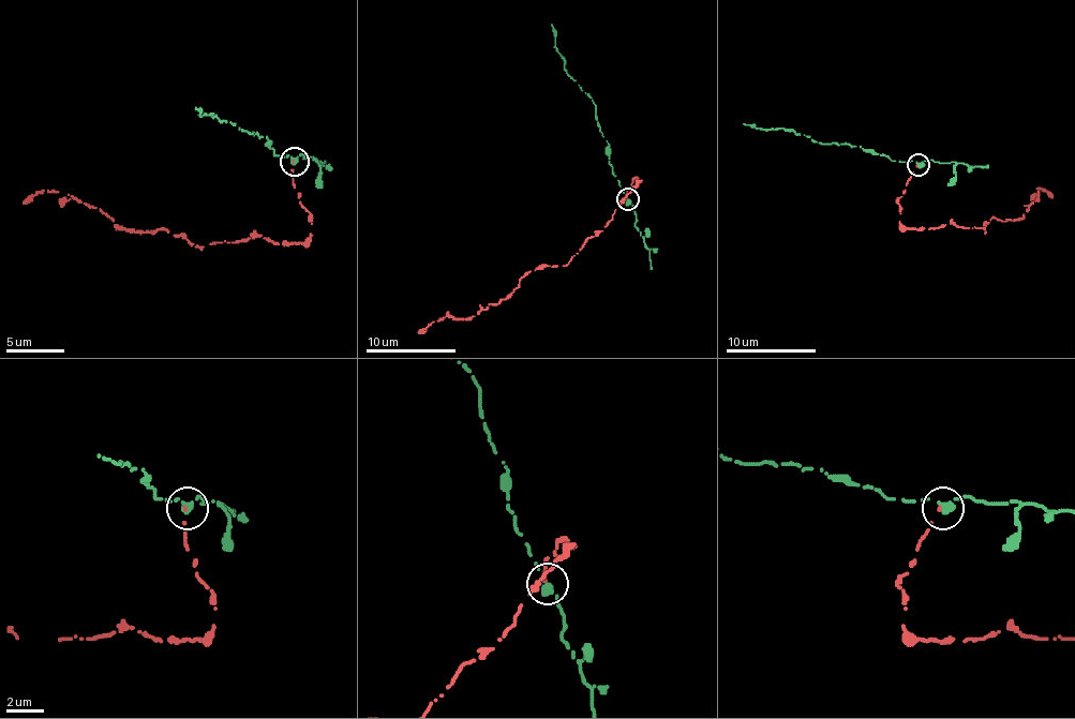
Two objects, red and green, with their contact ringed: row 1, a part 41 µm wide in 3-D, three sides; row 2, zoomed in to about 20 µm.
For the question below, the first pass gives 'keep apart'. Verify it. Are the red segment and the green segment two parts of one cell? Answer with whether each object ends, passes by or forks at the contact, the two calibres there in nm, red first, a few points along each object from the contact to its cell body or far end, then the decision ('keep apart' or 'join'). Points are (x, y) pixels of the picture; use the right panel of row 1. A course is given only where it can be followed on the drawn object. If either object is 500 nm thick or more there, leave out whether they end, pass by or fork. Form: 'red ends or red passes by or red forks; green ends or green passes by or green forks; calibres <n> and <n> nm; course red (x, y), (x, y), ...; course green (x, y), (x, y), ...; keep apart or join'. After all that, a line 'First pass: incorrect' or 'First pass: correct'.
red ends; green ends; calibres 130 and 400 nm; course red (916, 164), (899, 198), (906, 227), (951, 223), (986, 231), (990, 219), (1023, 219), (1035, 189), (1051, 198); course green (919, 164), (849, 145), (824, 145), (791, 129), (744, 124); keep apart
First pass: correct

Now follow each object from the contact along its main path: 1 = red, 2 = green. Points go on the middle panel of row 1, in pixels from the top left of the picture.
1: (627, 197), (627, 186), (641, 180), (567, 265), (528, 271), (475, 316), (446, 314), (418, 332)
2: (627, 199), (612, 170), (610, 144), (600, 130), (596, 105), (567, 72), (565, 58), (555, 47), (551, 25)

